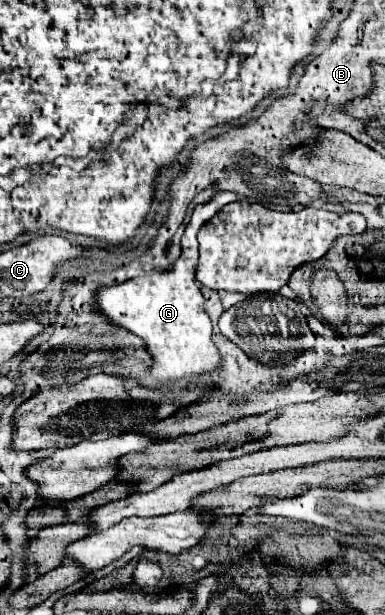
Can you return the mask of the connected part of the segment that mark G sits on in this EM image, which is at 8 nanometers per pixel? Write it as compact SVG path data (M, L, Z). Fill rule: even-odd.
M220 190L208 202L194 206L190 222L182 234L182 254L168 270L138 276L114 286L100 286L94 292L94 304L100 306L102 314L106 314L106 320L112 326L124 328L144 340L152 358L150 374L158 384L170 384L180 378L192 380L200 374L220 370L222 366L222 356L212 342L210 316L202 308L204 296L194 278L198 268L196 234L204 222L208 222L224 204L232 200L240 200L240 196L236 192Z

